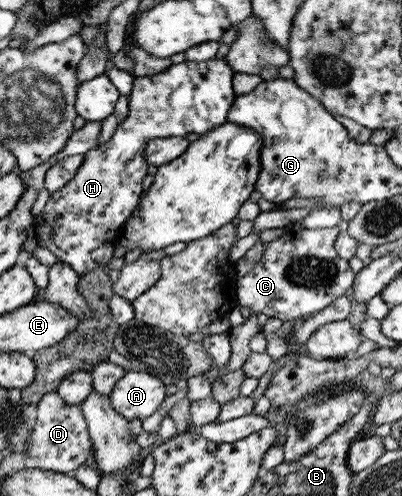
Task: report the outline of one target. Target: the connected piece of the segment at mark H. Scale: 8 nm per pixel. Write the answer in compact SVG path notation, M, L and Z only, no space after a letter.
M212 57L202 62L185 59L182 63L171 63L160 73L133 77L132 88L127 94L128 115L120 121L109 141L83 155L84 159L74 177L60 190L50 194L42 212L33 217L36 228L32 228L35 229L37 246L46 247L52 255L66 263L80 276L96 267L106 265L116 247L115 243L121 235L124 222L143 193L141 183L146 175L142 159L144 146L150 139L184 137L190 133L201 136L224 124L228 108L233 105L233 99L236 97L230 82L233 74L223 57L218 59Z

